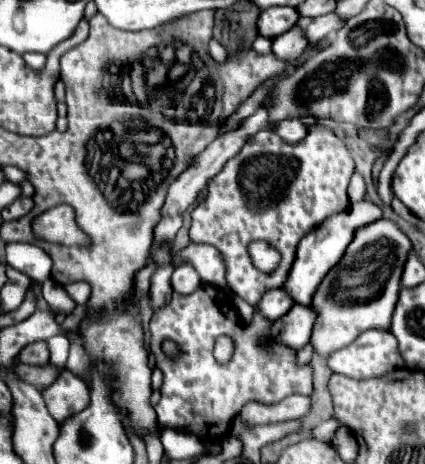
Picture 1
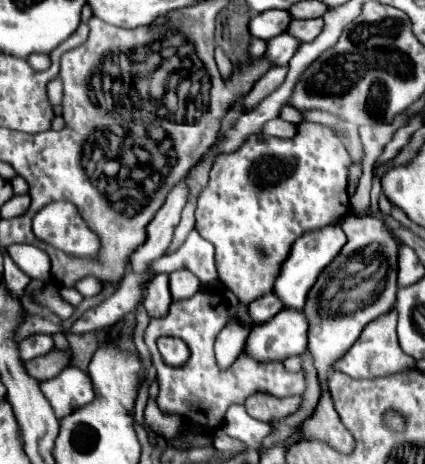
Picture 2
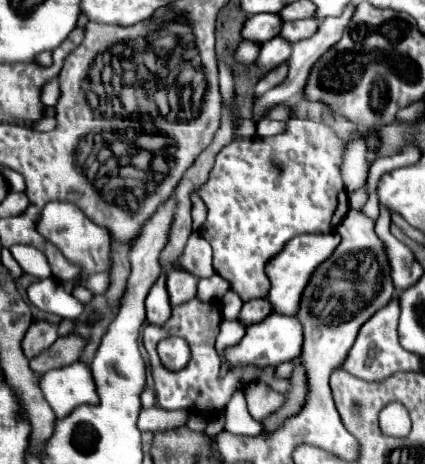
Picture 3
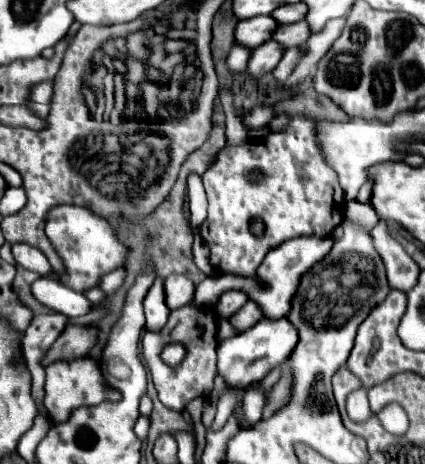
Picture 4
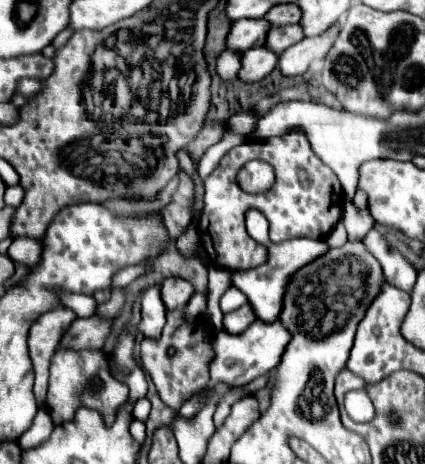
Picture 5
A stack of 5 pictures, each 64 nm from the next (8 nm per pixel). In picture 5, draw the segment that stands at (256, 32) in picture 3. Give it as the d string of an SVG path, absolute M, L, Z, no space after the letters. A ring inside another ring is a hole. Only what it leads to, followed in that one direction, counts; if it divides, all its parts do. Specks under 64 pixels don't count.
M236 20L228 32L226 50L244 52L254 46L264 46L270 26L264 20Z

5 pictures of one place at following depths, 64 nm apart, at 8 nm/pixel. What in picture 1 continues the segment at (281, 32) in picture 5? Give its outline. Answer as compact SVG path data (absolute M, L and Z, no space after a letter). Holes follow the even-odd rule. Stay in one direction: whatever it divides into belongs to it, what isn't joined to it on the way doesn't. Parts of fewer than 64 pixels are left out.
M326 14L326 16L318 16L318 18L300 18L296 22L296 26L308 36L310 44L318 44L324 36L336 32L342 24L336 20L334 14Z

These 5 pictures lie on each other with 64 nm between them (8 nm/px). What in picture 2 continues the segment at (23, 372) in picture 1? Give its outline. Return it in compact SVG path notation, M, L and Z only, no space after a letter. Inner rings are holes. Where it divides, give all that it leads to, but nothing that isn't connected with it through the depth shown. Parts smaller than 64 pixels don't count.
M52 348L50 352L46 352L44 356L38 356L30 362L26 362L26 370L30 376L34 376L36 380L48 380L54 378L56 374L60 374L72 360L72 352L70 348L60 350L60 348Z

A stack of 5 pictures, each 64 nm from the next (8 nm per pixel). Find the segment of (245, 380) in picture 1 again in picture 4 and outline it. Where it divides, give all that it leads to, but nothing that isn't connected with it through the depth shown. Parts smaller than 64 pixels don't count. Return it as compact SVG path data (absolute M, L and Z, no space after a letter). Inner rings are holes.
M192 304L172 310L166 326L160 332L144 334L142 354L152 374L160 402L172 410L184 410L192 398L208 394L216 378L216 318L214 318L214 312L210 308L196 308ZM172 342L178 342L186 348L186 356L176 368L164 364L160 358L164 346Z

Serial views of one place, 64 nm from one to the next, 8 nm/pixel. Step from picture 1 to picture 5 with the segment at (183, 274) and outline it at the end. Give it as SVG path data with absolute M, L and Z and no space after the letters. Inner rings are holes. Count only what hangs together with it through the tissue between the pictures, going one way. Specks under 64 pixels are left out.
M178 276L166 278L160 286L160 294L162 294L162 302L166 310L182 310L188 304L192 292L194 292L192 284Z

